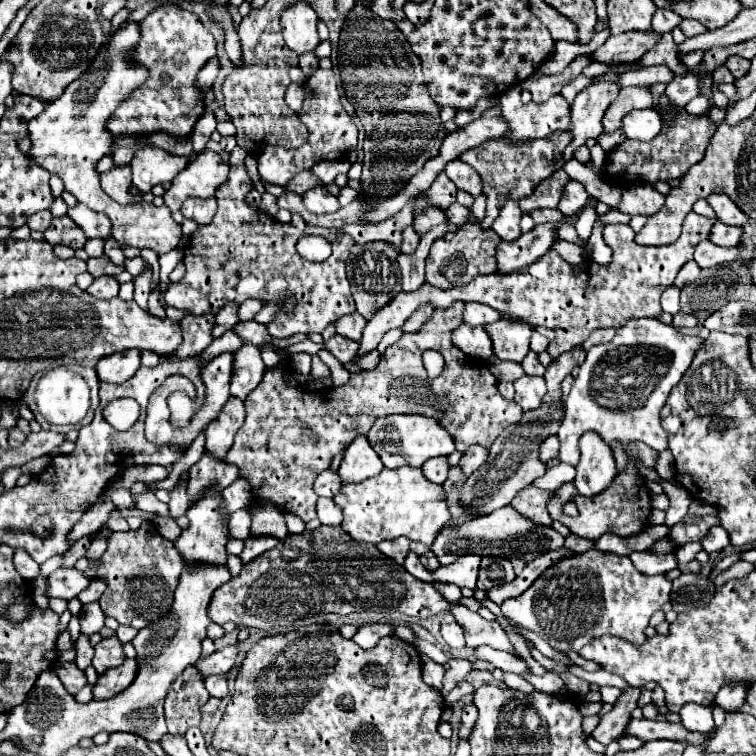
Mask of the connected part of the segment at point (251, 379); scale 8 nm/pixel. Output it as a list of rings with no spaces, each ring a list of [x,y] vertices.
[[[243,343],[243,347],[235,353],[237,361],[233,363],[233,381],[231,395],[245,399],[261,381],[265,363],[261,359],[261,351],[253,343]]]

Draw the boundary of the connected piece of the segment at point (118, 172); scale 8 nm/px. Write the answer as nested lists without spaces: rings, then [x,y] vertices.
[[[129,165],[125,167],[113,167],[107,173],[101,173],[101,187],[103,191],[113,197],[117,203],[135,203],[135,199],[127,193],[131,185],[131,177],[129,177]]]

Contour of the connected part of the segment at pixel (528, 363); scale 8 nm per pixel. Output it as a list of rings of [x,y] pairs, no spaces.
[[[529,351],[521,365],[527,375],[543,375],[545,373],[545,367],[539,363],[539,353],[535,353],[535,351]]]

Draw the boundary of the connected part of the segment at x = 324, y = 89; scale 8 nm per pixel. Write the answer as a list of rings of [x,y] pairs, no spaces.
[[[317,69],[307,81],[305,81],[305,101],[303,109],[297,113],[299,119],[309,129],[309,139],[303,147],[297,151],[275,151],[271,147],[265,147],[263,153],[257,157],[259,175],[265,183],[273,185],[287,185],[297,173],[311,169],[315,163],[323,159],[343,159],[351,147],[357,145],[357,127],[351,119],[351,115],[343,109],[337,93],[337,81],[331,69]]]

